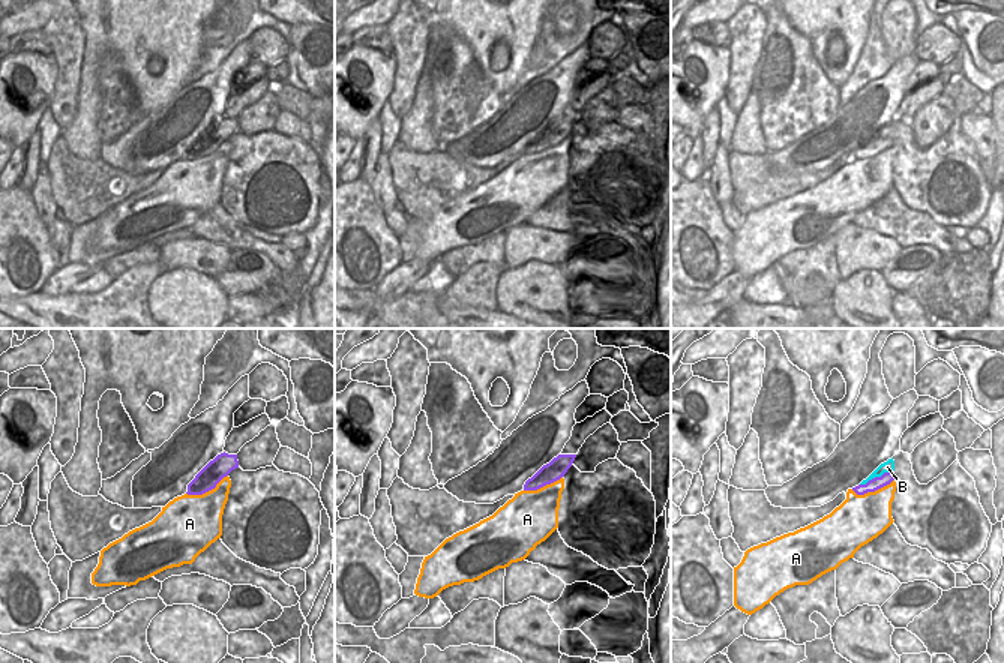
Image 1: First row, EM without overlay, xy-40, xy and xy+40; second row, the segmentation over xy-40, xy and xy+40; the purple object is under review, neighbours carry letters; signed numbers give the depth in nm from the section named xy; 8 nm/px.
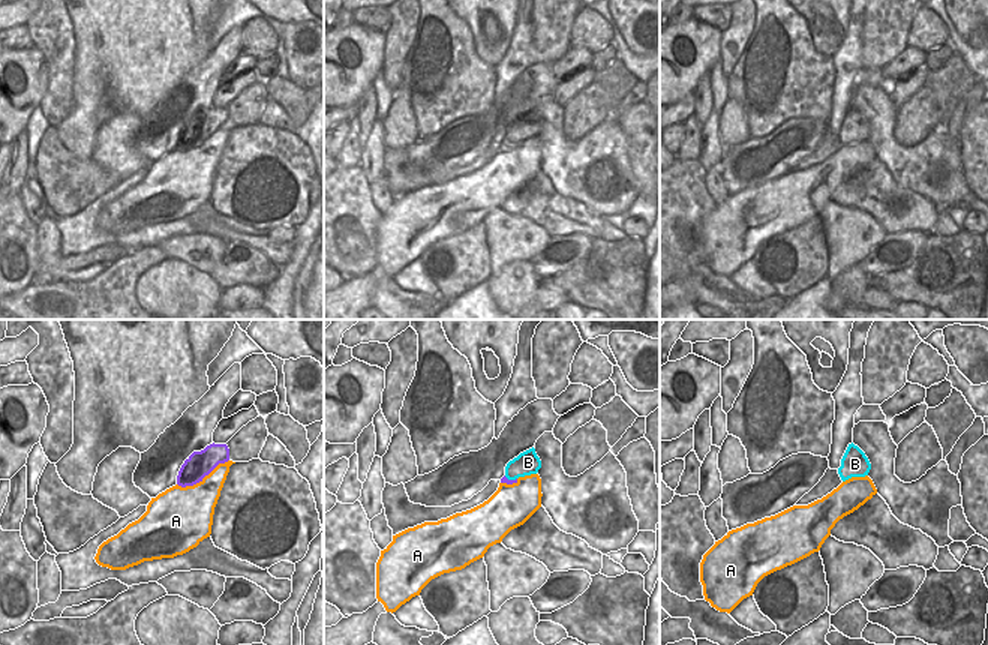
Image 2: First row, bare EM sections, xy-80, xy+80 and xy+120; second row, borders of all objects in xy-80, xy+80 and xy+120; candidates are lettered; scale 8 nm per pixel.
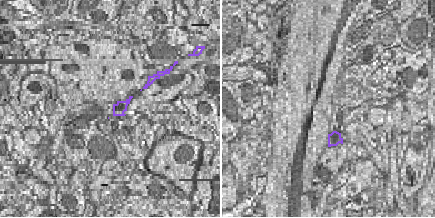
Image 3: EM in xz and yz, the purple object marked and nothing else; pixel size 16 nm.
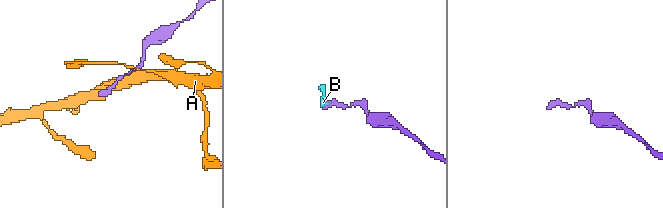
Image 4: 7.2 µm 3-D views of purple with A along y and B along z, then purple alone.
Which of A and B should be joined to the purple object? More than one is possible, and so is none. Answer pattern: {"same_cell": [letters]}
{"same_cell": ["B"]}

